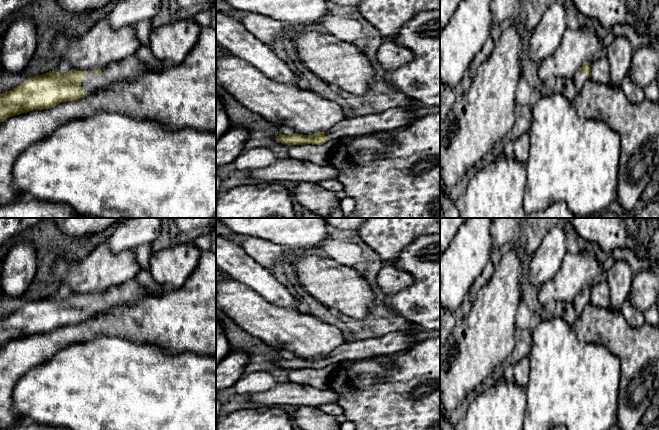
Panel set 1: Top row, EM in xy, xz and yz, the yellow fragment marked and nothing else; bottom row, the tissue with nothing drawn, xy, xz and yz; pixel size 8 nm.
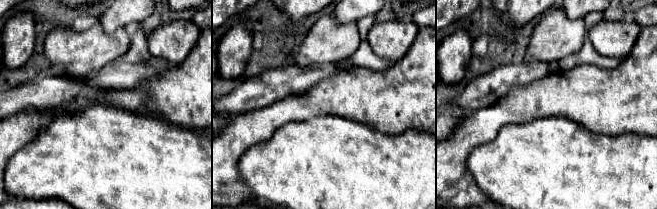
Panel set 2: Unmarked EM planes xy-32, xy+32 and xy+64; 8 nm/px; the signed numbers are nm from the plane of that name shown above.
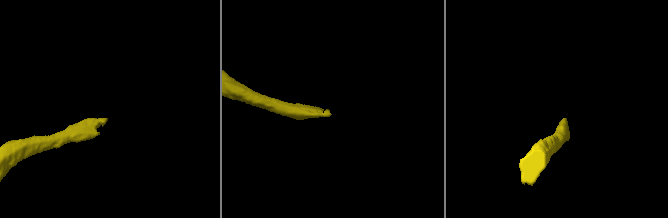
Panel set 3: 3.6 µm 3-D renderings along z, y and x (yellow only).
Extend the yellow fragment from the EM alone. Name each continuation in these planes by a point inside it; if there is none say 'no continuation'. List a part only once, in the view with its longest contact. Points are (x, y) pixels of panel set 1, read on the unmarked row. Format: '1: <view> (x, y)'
1: xy (130, 292)

